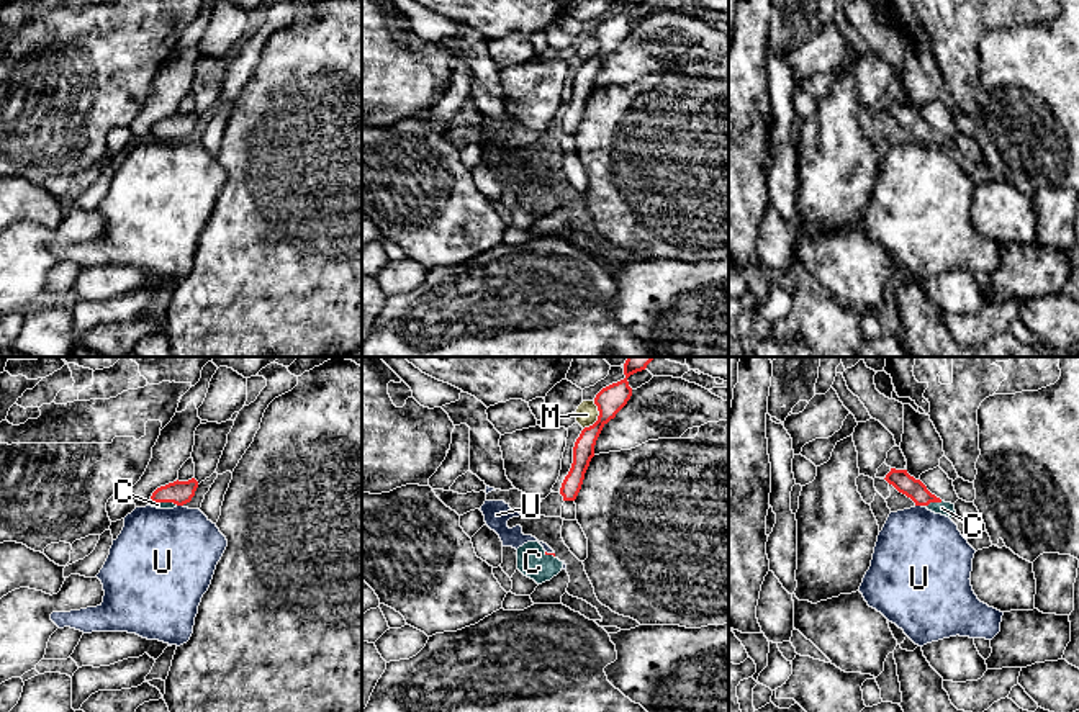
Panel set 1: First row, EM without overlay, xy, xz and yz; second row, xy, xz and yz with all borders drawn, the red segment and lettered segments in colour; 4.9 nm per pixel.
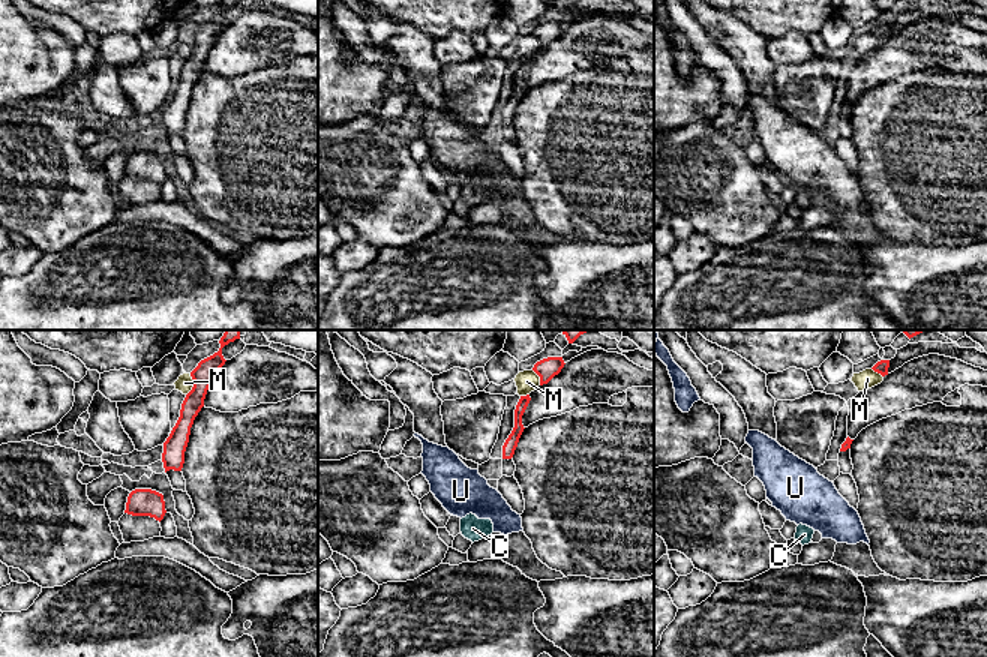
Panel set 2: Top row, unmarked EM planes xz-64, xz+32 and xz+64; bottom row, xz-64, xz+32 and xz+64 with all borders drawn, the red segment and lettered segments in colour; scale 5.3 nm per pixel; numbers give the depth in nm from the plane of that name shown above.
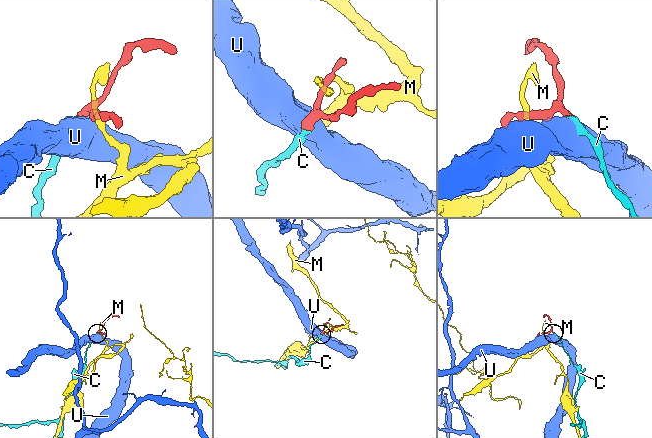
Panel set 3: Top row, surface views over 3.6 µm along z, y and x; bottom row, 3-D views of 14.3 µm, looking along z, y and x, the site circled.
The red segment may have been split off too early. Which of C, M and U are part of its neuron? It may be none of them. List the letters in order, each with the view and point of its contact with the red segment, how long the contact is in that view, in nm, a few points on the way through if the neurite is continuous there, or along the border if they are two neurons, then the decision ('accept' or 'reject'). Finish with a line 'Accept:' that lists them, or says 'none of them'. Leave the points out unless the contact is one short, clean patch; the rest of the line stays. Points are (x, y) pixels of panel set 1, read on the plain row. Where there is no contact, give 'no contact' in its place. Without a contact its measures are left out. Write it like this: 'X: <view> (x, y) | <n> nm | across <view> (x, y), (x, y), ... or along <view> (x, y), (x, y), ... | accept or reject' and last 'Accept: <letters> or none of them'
C: yz (932, 135) | 110 nm | accept
M: xz (598, 51) | 160 nm | along xz (595, 35), (598, 51), (583, 63) | reject
U: xy (180, 138) | 30 nm | along xy (177, 138), (182, 139) | reject
Accept: C

